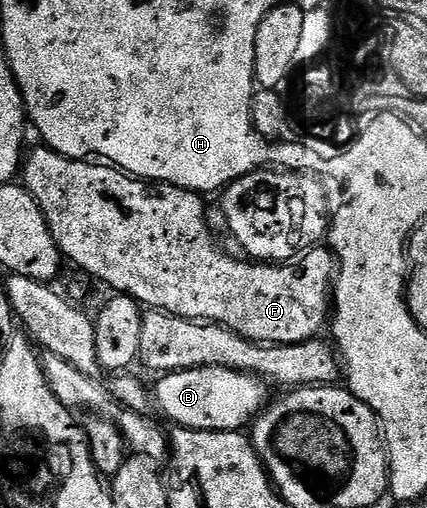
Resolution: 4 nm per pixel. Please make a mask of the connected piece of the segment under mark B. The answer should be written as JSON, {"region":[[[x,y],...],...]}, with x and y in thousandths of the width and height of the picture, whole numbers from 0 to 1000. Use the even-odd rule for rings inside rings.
{"region":[[[461,720],[454,728],[410,728],[377,738],[370,762],[356,776],[370,781],[370,799],[400,823],[407,839],[431,839],[438,846],[555,846],[583,841],[625,797],[625,754],[602,736],[569,736],[564,728],[515,724],[513,720]]]}

